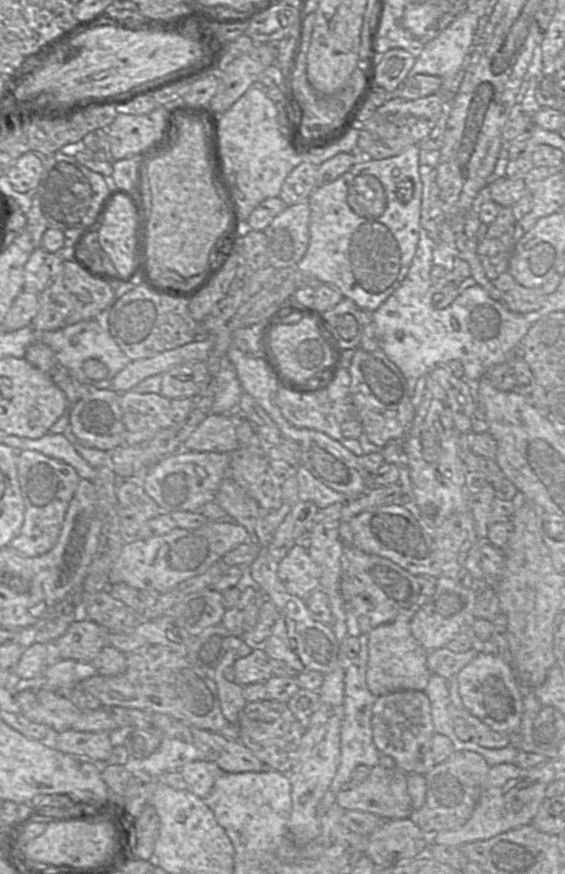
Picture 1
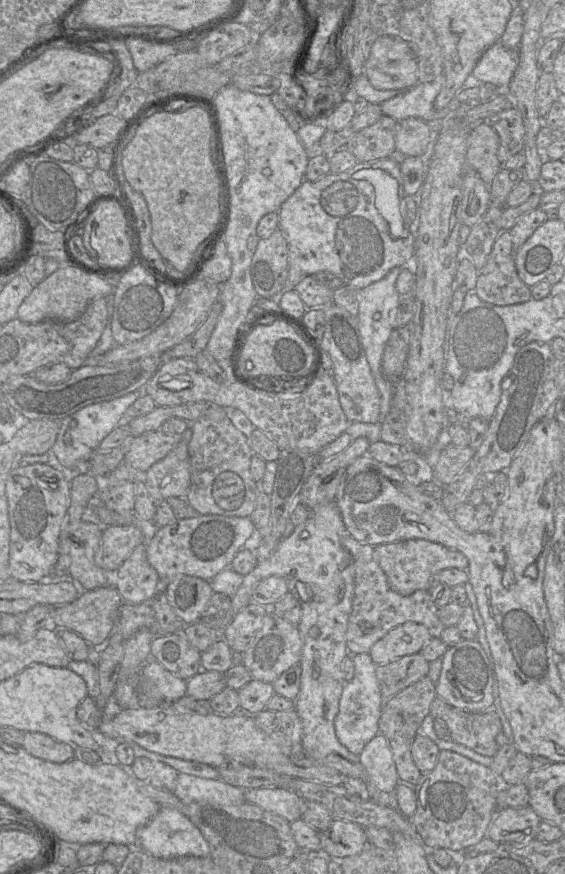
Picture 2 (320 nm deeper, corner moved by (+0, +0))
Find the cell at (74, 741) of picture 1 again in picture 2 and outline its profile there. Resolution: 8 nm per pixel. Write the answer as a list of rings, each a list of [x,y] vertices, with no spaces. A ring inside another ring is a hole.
[[[24,733],[21,746],[31,755],[53,763],[64,763],[76,756],[75,747],[43,733]]]

